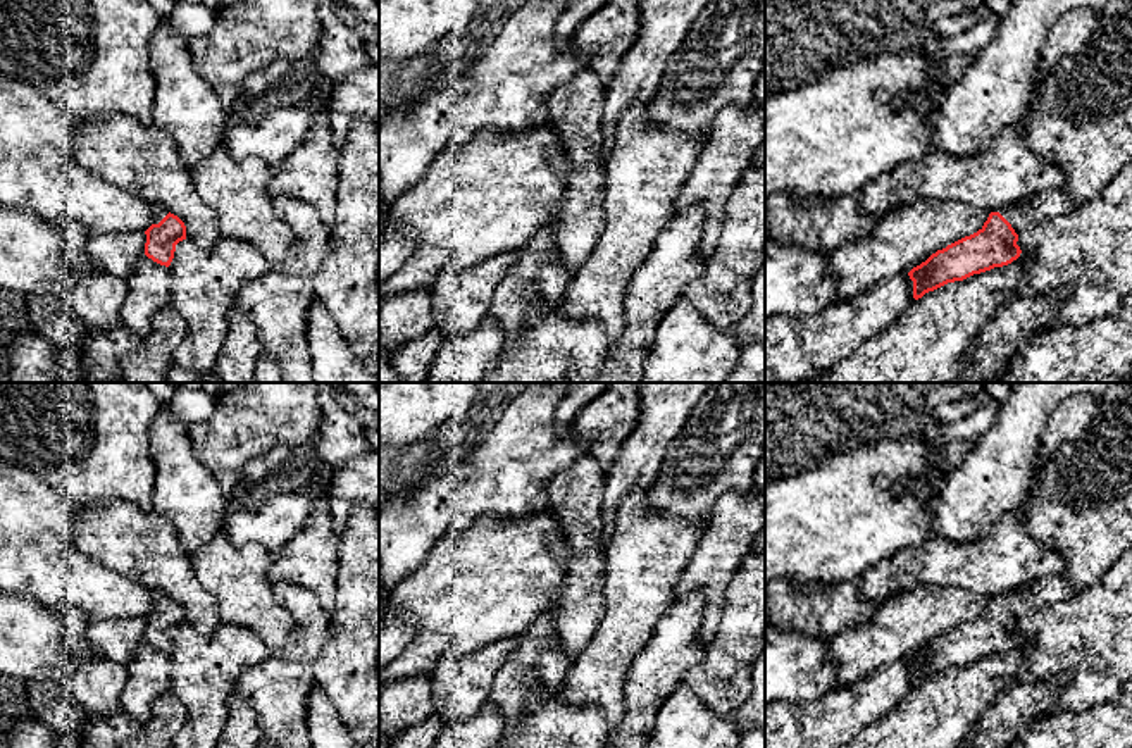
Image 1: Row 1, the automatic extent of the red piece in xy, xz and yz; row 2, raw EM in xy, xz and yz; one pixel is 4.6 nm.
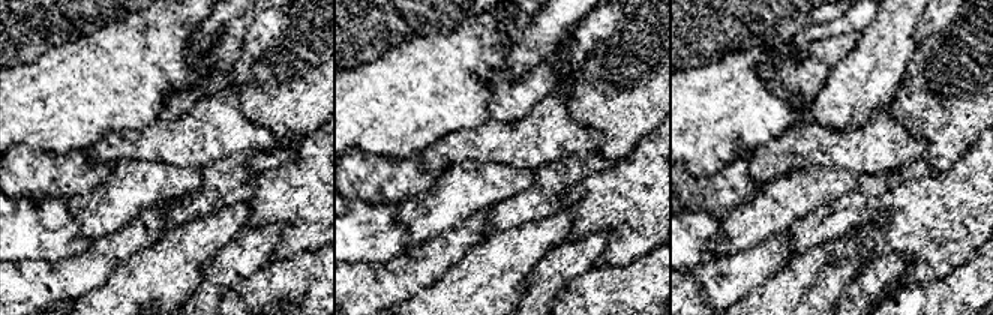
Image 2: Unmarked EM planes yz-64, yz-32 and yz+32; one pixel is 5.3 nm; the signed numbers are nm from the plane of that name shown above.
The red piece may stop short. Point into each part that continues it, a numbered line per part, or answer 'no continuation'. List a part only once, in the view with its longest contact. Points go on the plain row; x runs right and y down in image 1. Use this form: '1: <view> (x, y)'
1: yz (1041, 593)

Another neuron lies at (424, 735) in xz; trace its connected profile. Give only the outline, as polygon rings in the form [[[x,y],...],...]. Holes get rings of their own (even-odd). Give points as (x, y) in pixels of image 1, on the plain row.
[[[432,715],[412,726],[389,741],[389,748],[432,748],[443,729],[443,722]]]

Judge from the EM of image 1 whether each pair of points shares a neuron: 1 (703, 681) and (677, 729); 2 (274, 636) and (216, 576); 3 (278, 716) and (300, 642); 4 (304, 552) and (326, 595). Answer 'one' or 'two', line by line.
1: two
2: one
3: one
4: one

